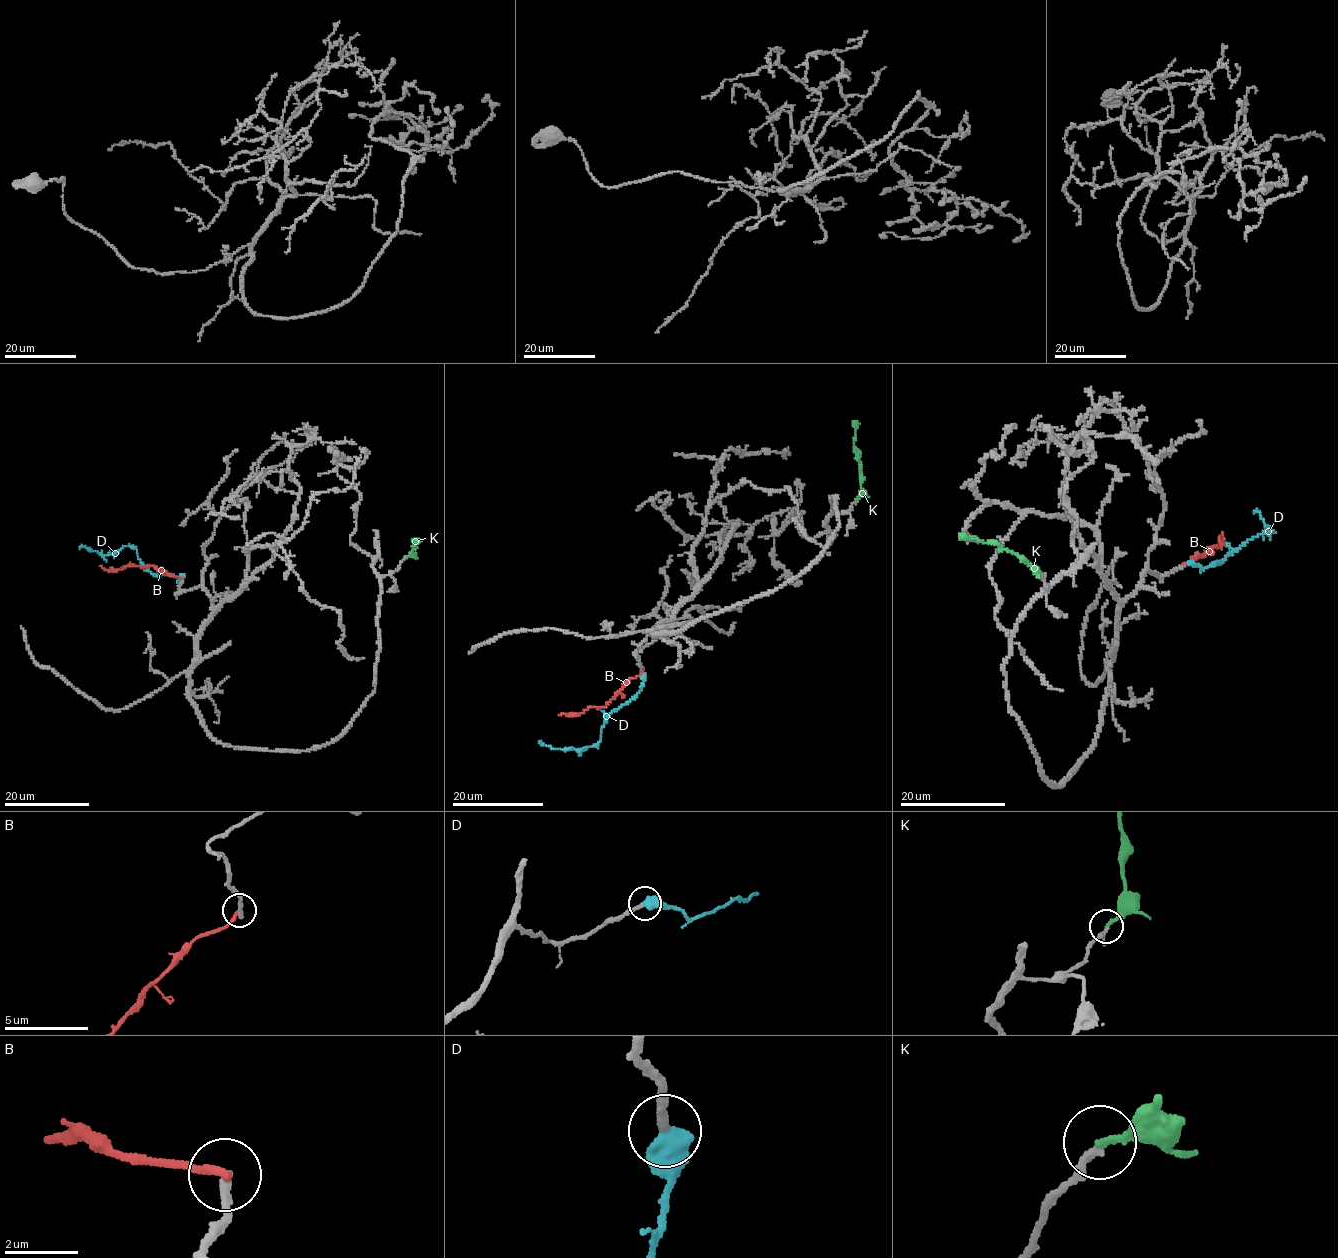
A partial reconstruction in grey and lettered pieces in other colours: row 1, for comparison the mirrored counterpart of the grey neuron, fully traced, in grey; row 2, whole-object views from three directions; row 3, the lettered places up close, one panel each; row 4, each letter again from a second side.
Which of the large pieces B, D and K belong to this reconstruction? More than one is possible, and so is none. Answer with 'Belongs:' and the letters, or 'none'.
Belongs: D, K

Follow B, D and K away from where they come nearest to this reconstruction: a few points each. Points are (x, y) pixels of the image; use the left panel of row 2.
B: (182, 577), (160, 572), (155, 566), (127, 565), (109, 570), (100, 565)
D: (181, 576), (152, 574), (143, 567), (133, 546), (122, 547), (105, 555), (81, 545), (80, 548)
K: (406, 556), (412, 552), (415, 541), (413, 543), (417, 540), (420, 542)

